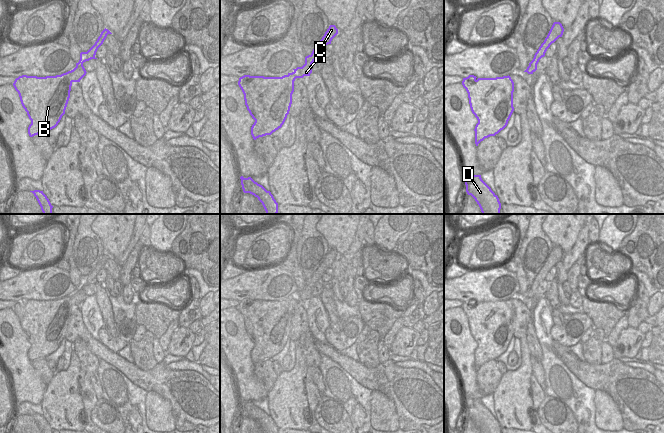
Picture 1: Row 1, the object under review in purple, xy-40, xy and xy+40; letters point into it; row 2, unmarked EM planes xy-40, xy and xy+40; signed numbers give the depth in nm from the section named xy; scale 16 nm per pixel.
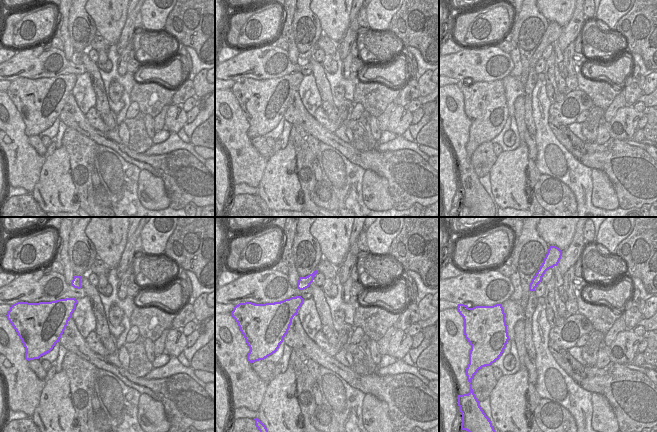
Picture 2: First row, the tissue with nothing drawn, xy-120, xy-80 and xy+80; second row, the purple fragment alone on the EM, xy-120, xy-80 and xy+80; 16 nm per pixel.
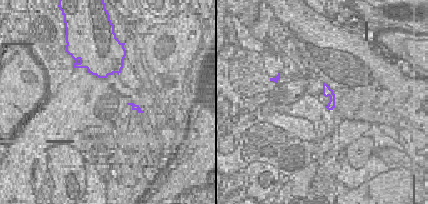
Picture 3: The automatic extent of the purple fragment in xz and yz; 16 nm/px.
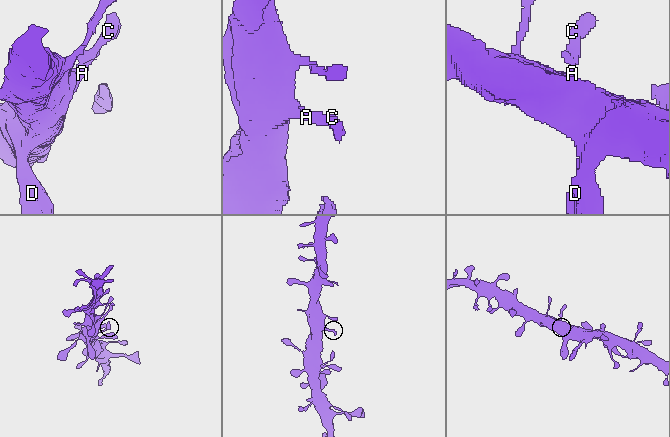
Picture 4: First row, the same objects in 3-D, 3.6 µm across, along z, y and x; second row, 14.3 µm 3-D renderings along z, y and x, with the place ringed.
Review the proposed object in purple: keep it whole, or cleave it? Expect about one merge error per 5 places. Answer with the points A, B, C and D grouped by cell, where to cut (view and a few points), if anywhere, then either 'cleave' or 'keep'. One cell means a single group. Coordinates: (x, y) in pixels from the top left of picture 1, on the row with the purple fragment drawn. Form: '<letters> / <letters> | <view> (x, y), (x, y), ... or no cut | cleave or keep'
A B C D | no cut | keep

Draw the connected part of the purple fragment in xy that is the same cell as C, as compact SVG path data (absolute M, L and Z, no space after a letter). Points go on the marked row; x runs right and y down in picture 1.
M330 25L312 53L305 57L305 64L293 69L292 73L282 77L244 75L239 78L238 85L244 94L245 105L255 120L251 127L254 140L271 135L282 127L292 104L295 79L310 76L312 63L321 57L324 48L337 34L336 26Z

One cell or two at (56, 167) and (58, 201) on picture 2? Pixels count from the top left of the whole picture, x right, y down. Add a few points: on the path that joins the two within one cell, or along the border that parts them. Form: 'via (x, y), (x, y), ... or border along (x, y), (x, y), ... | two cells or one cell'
via (56, 175), (57, 193) | one cell

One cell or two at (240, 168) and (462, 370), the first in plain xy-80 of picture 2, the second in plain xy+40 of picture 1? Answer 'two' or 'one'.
one

